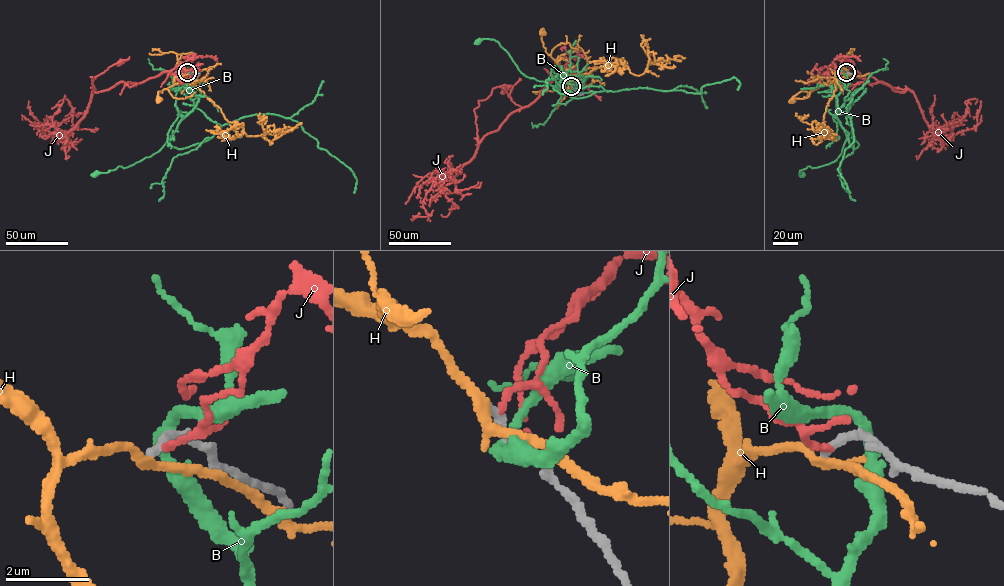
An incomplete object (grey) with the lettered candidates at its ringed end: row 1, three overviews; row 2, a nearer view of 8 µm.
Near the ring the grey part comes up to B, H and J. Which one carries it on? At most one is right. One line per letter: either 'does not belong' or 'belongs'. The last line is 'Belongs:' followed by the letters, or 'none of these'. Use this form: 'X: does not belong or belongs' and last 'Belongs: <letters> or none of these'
B: does not belong
H: does not belong
J: does not belong
Belongs: none of these

